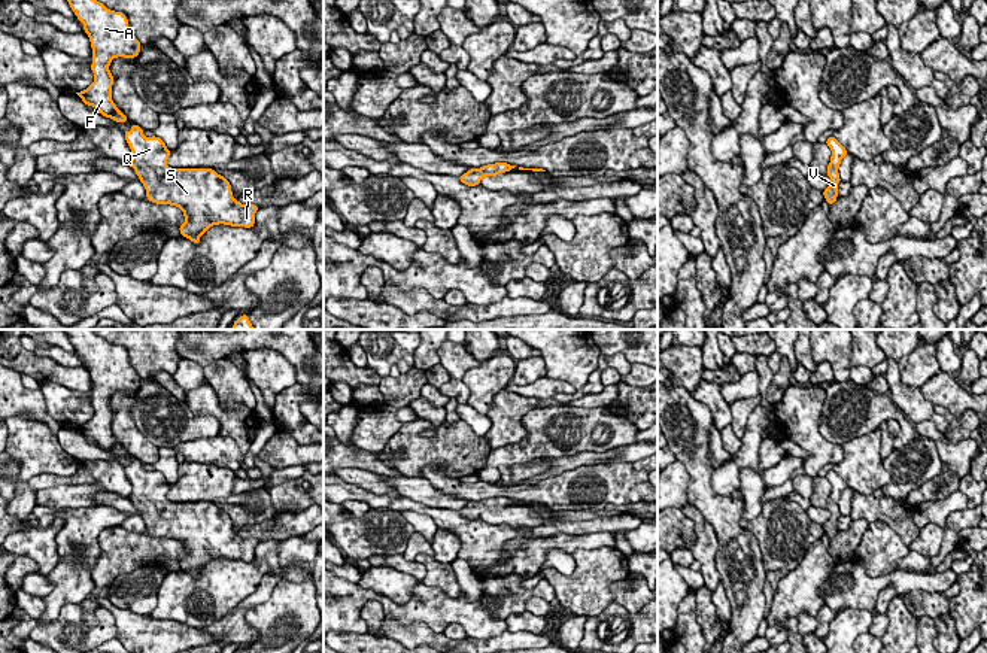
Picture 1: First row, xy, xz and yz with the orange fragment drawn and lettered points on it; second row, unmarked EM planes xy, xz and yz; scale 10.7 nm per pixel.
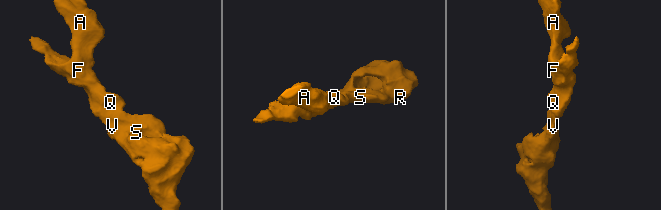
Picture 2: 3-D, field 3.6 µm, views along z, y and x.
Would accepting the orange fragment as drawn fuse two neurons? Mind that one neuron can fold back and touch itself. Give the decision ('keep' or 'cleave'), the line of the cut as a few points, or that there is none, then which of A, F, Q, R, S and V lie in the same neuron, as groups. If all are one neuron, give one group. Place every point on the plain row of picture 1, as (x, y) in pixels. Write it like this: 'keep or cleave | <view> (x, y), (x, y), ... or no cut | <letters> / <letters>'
keep | no cut | A F Q R S V

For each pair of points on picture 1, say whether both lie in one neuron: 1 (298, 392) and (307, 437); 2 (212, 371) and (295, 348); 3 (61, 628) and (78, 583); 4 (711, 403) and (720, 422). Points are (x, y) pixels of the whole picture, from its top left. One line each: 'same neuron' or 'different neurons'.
1: same neuron
2: different neurons
3: different neurons
4: same neuron

